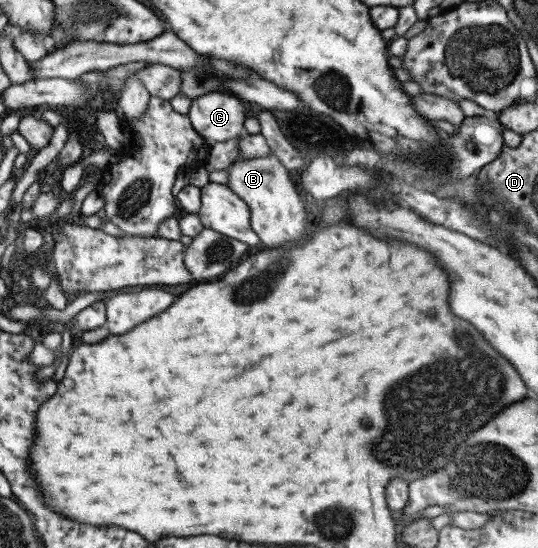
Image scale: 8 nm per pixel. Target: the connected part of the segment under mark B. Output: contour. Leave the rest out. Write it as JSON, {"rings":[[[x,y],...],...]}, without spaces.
{"rings":[[[270,152],[265,157],[233,160],[225,169],[229,174],[228,186],[249,206],[250,224],[263,245],[293,247],[305,239],[307,210],[305,200],[288,169]]]}

